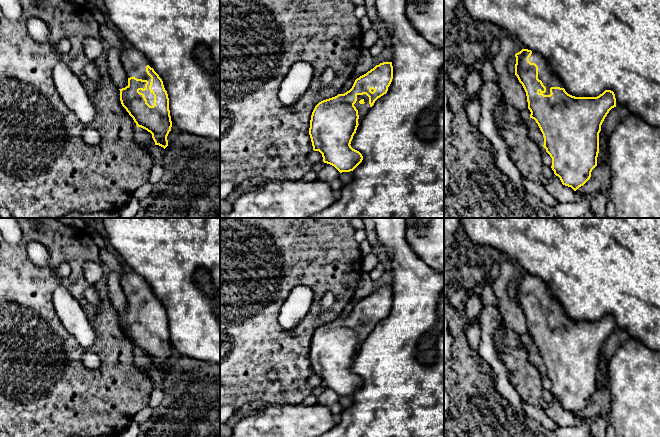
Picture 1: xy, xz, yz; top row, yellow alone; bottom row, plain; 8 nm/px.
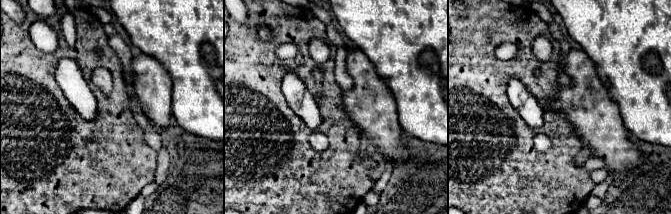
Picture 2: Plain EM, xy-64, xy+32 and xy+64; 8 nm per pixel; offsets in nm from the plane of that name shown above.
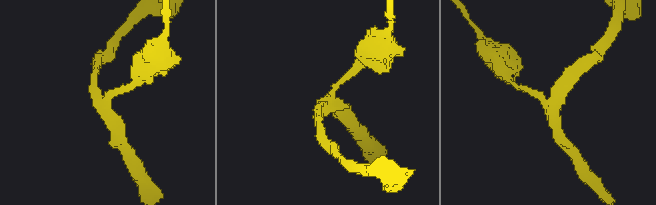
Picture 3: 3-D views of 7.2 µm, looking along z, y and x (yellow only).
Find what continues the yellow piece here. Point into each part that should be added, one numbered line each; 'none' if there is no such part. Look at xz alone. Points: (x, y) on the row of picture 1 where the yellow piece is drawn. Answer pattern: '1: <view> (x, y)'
1: xz (362, 109)

